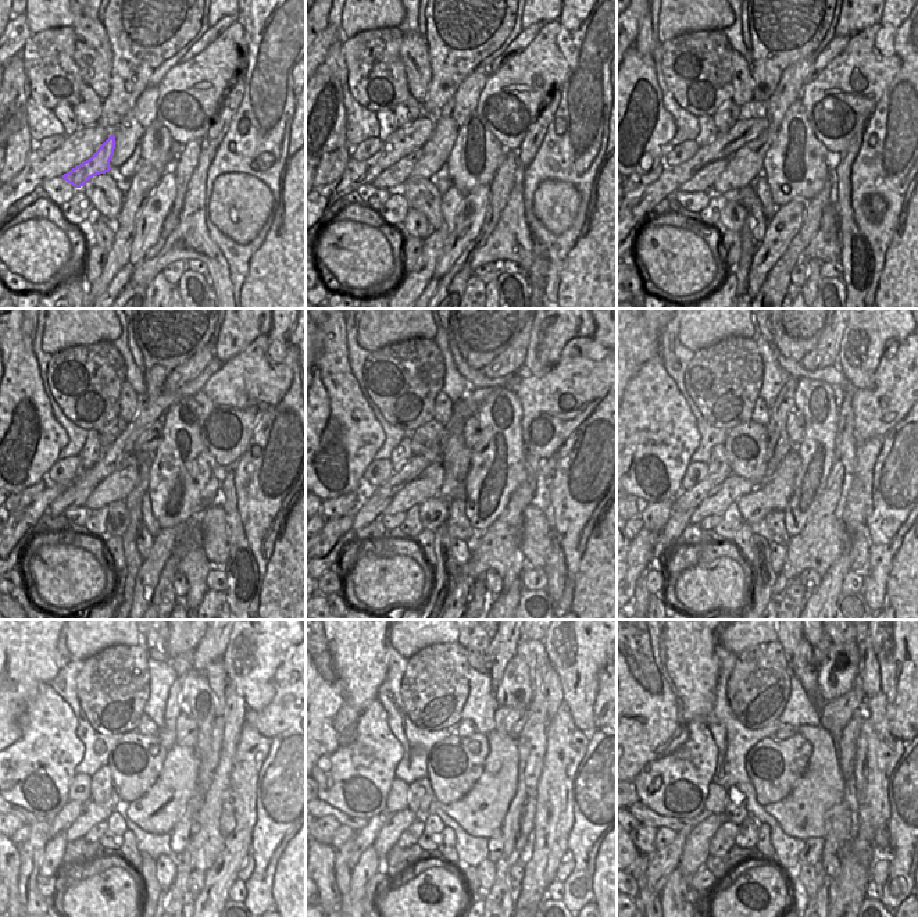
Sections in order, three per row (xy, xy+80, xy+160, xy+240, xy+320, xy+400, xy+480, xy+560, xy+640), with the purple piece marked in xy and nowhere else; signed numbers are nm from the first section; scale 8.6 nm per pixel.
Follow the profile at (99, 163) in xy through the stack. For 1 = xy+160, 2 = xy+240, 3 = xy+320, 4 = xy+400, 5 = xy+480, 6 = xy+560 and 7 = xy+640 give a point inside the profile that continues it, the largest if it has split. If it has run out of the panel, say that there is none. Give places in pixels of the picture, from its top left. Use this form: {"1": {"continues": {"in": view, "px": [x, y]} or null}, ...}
{"1": {"continues": {"in": "xy+160", "px": [700, 182]}}, "2": {"continues": {"in": "xy+240", "px": [75, 493]}}, "3": {"continues": {"in": "xy+320", "px": [372, 509]}}, "4": {"continues": {"in": "xy+400", "px": [679, 520]}}, "5": {"continues": {"in": "xy+480", "px": [52, 864]}}, "6": {"continues": {"in": "xy+560", "px": [354, 881]}}, "7": {"continues": {"in": "xy+640", "px": [672, 899]}}}

